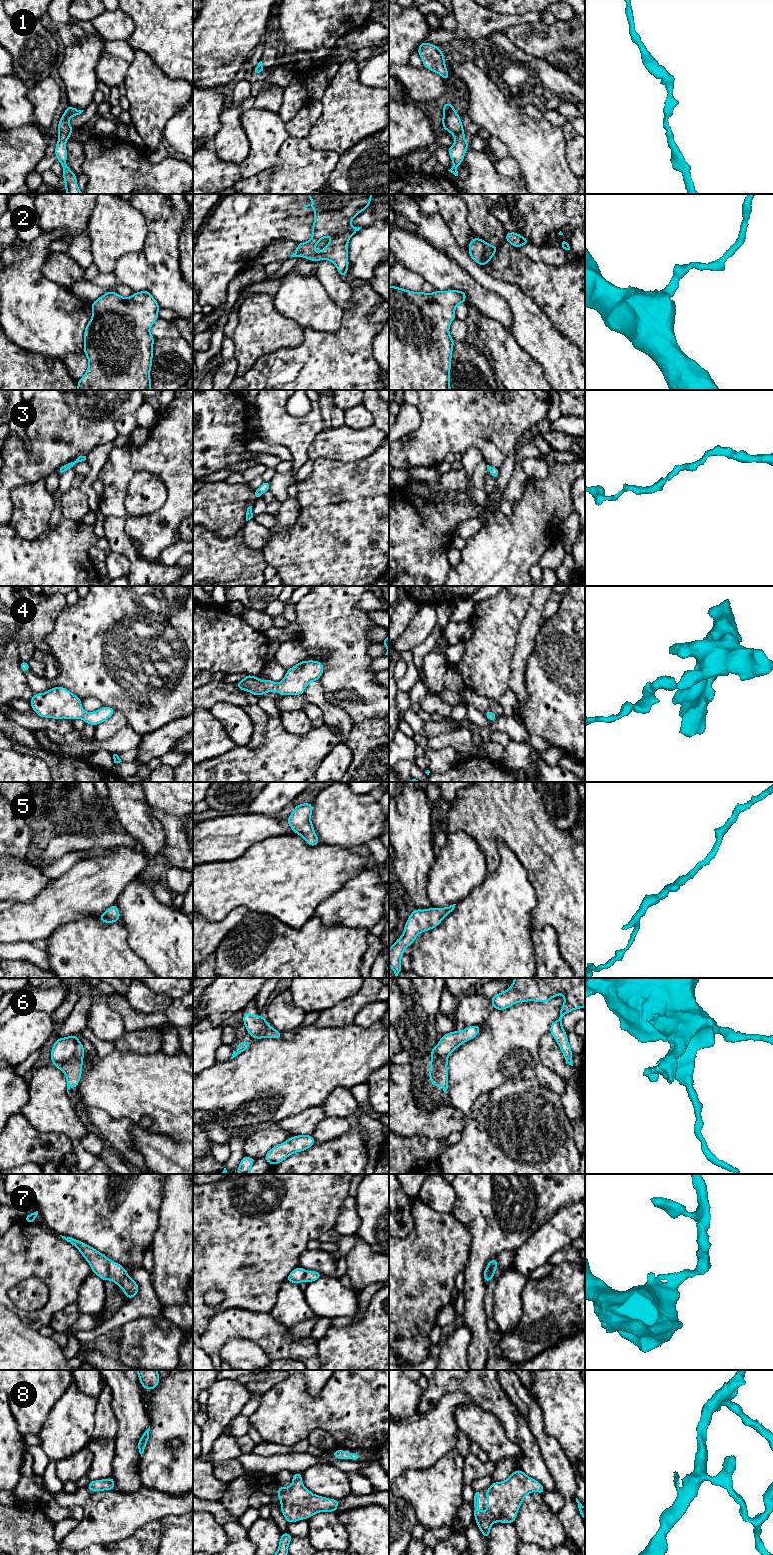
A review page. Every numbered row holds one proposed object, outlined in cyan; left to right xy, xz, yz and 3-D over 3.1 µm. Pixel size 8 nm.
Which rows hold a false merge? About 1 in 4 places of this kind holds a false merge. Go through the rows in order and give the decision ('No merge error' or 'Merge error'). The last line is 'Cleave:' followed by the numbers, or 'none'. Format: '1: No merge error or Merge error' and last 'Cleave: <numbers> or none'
1: No merge error
2: No merge error
3: No merge error
4: No merge error
5: No merge error
6: No merge error
7: No merge error
8: No merge error
Cleave: none

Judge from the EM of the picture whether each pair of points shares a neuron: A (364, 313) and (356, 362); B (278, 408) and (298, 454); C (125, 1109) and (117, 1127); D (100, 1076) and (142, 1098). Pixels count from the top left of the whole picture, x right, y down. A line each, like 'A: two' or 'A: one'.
A: one
B: one
C: two
D: one

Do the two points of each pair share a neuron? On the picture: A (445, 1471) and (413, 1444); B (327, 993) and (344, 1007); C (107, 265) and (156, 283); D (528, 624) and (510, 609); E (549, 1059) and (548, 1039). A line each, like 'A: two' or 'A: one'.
A: two
B: two
C: two
D: two
E: one

